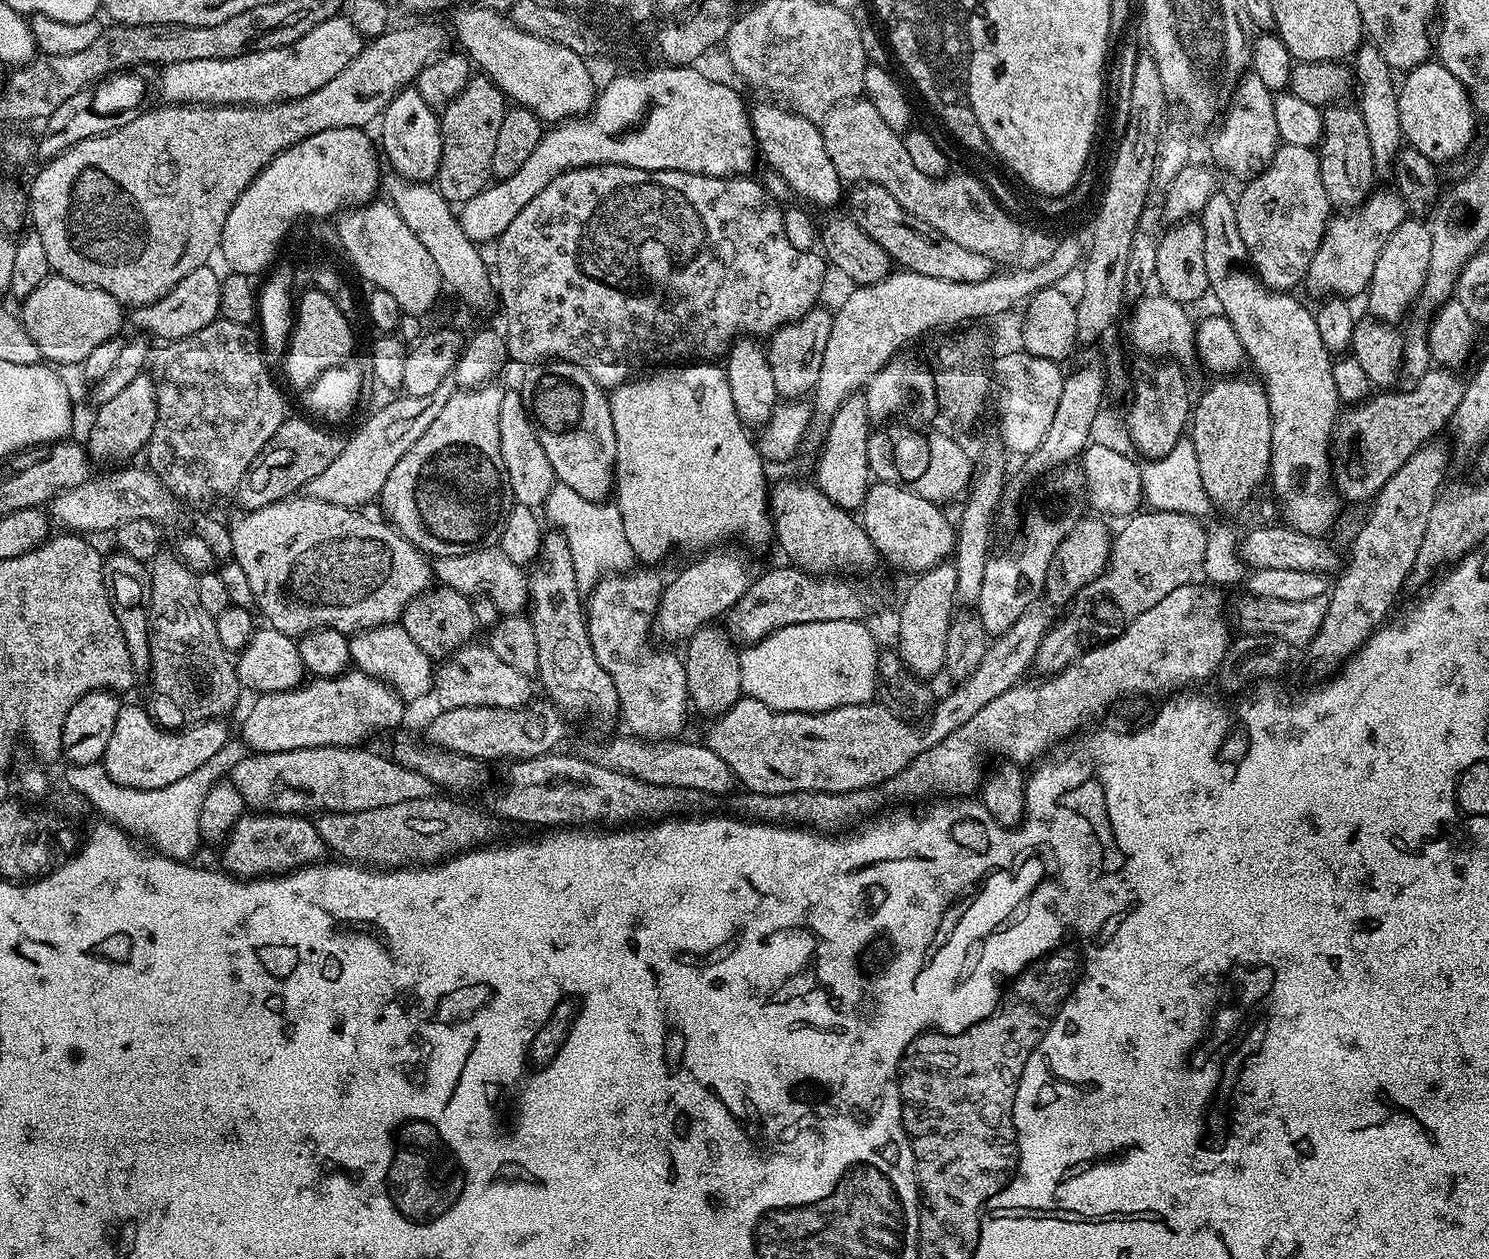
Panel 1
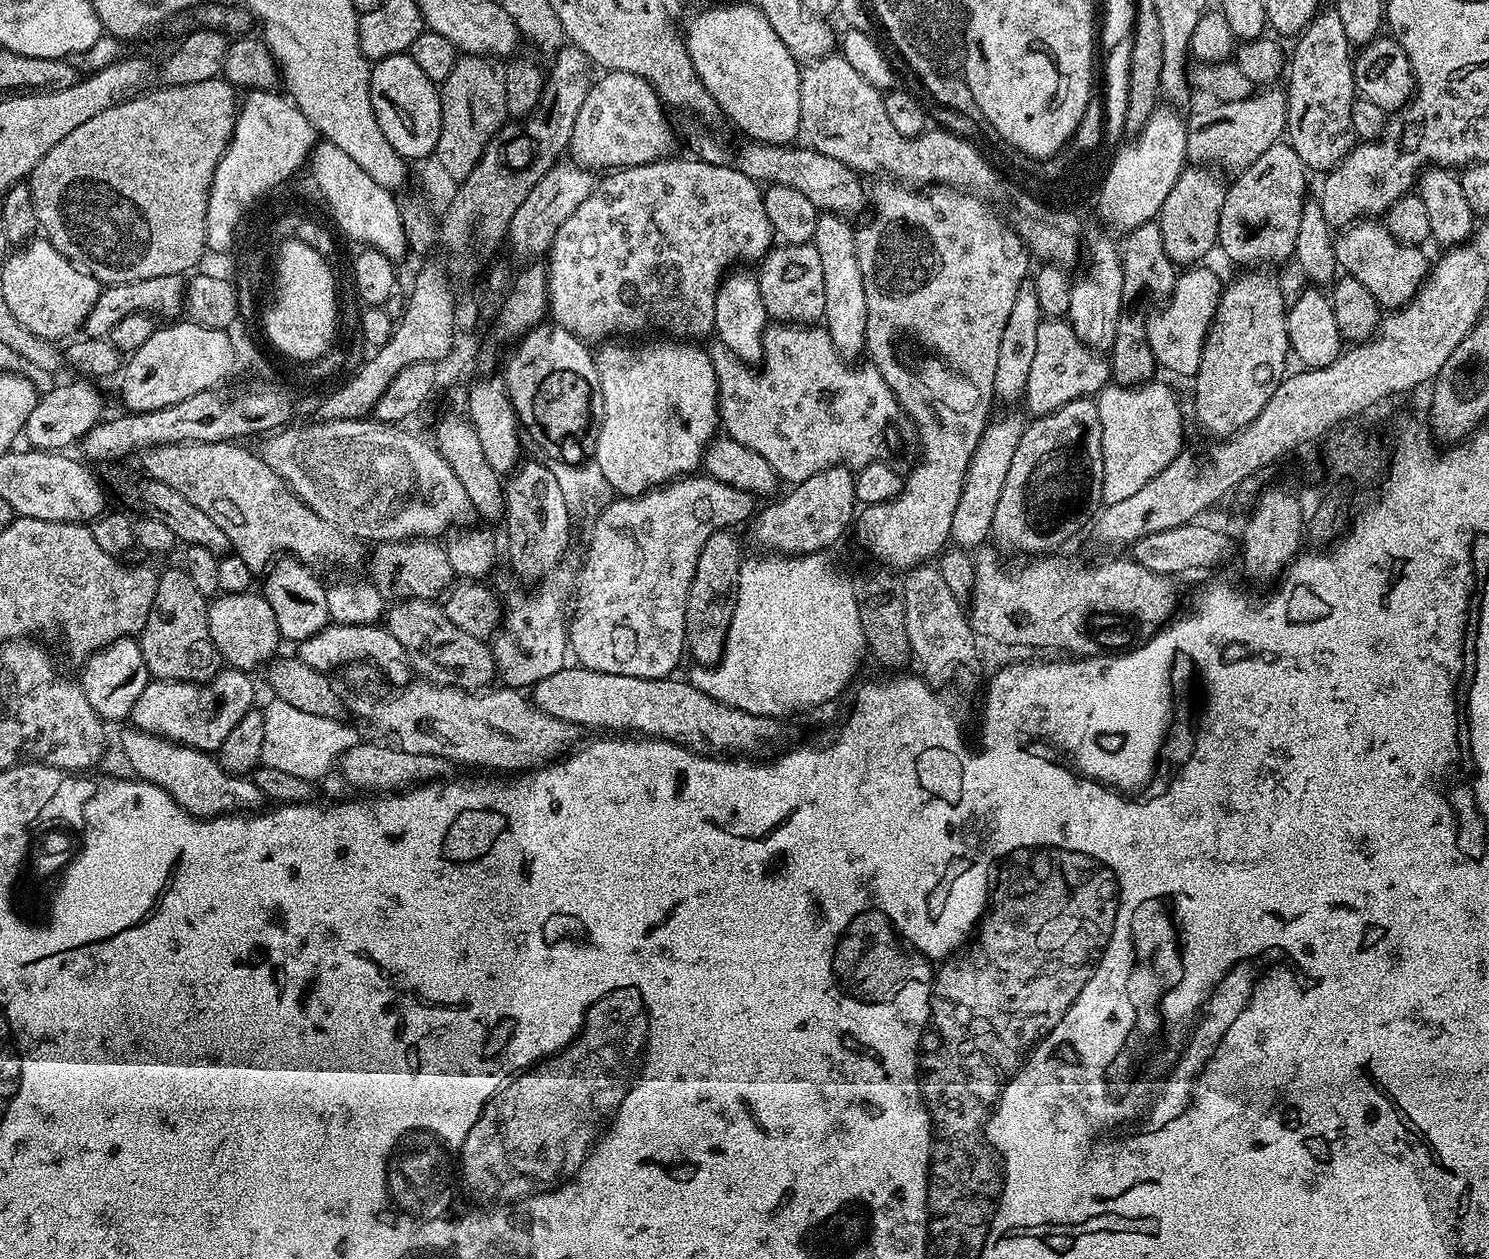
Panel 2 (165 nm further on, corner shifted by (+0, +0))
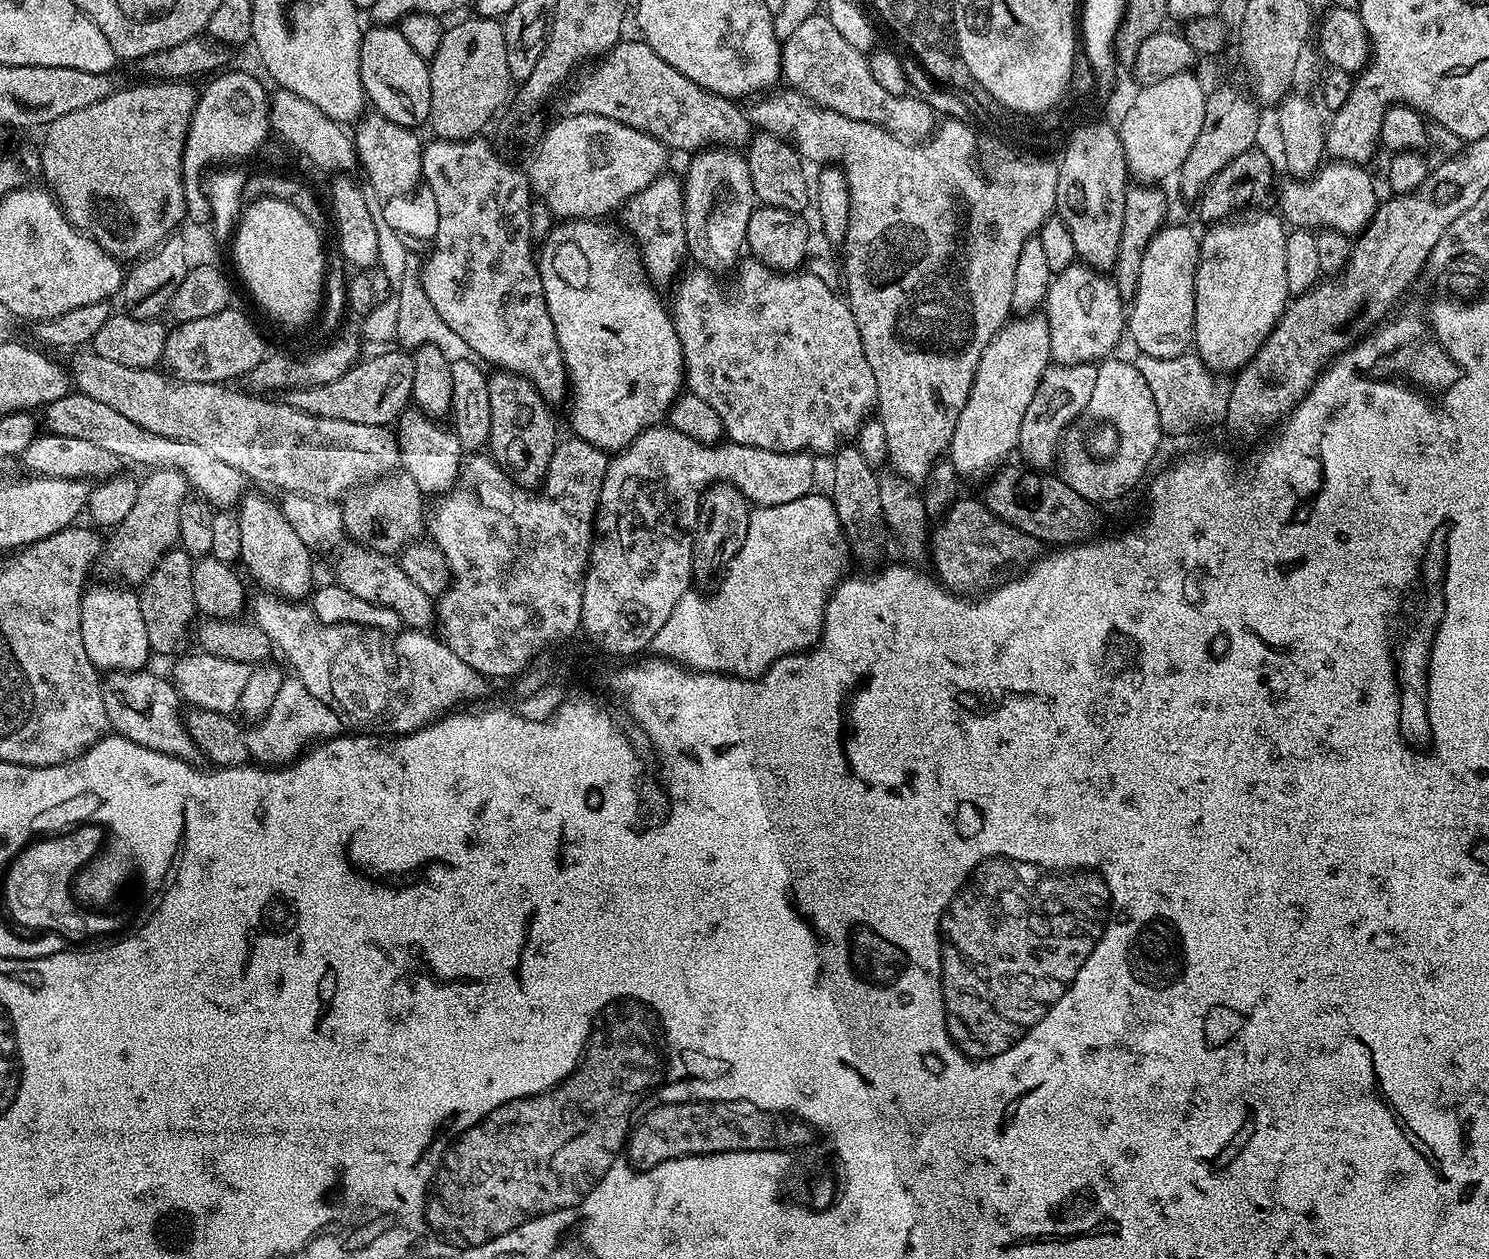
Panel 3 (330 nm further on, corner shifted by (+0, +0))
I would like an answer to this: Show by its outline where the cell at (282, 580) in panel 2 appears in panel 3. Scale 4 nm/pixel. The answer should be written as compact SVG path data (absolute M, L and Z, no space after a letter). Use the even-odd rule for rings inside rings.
M248 494L240 501L235 515L238 518L238 530L242 530L242 554L239 563L248 567L249 574L264 587L261 589L265 593L293 602L303 601L314 588L314 583L312 584L312 556L314 557L314 552L313 549L307 548L302 542L302 538L298 538L298 530L294 530L294 526L290 526L290 522L286 522L279 503L275 499L272 501L267 500L264 496Z

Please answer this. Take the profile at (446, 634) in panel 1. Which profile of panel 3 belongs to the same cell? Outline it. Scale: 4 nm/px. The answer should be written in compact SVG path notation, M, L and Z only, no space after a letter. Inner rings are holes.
M397 470L387 476L379 476L343 501L340 513L345 533L372 552L395 557L425 535L426 504L422 501L420 490L408 472Z

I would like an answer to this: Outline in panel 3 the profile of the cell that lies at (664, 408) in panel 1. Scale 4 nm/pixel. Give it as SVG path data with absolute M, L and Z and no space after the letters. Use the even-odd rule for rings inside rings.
M589 218L587 220L565 220L553 227L550 235L542 241L541 250L538 252L538 263L540 265L540 277L542 278L542 290L546 294L546 306L550 310L550 322L554 322L554 330L558 334L558 346L564 355L564 365L568 371L570 381L570 400L572 396L572 428L579 439L598 446L609 454L615 454L622 448L627 448L638 434L642 434L646 428L657 427L672 411L676 397L681 395L686 384L686 373L684 370L684 351L682 342L678 338L676 324L672 321L666 304L660 301L660 296L655 287L650 283L646 269L642 263L637 245L633 239L624 234L620 228L612 224L604 224L603 219Z

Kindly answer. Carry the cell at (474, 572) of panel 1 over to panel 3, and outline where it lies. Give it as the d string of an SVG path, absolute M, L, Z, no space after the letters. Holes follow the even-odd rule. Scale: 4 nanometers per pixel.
M84 350L73 356L76 357L70 363L70 376L75 387L85 396L111 406L113 410L118 410L118 414L130 418L130 422L138 422L138 426L154 434L162 434L171 440L194 442L194 446L202 446L204 452L226 462L226 466L234 466L249 481L256 483L257 480L260 484L281 488L284 494L340 502L371 480L397 471L401 463L397 433L388 426L366 426L358 422L342 422L338 418L311 416L286 402L271 404L268 400L235 392L232 386L206 382L187 384L185 380L169 378L163 371L160 373L151 367L122 366L121 363L100 357L93 350Z

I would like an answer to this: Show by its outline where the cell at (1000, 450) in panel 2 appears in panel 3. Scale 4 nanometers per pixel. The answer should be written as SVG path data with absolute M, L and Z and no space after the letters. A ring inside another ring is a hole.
M1020 314L1009 319L998 334L986 346L982 358L978 362L978 370L974 374L974 382L970 394L966 398L966 406L962 406L962 414L958 414L958 422L954 426L952 441L946 456L953 464L957 477L968 480L980 480L991 477L997 468L1009 459L1011 452L1017 451L1022 430L1022 417L1042 382L1042 374L1048 367L1050 354L1050 330L1048 320L1043 314Z

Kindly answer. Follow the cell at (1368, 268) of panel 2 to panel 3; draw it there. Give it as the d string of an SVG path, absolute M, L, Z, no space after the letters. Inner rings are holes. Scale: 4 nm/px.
M1332 160L1309 176L1307 180L1285 179L1280 188L1281 217L1292 228L1319 230L1333 228L1350 238L1364 231L1377 210L1376 184L1368 173L1367 167L1359 164L1347 164L1344 160Z

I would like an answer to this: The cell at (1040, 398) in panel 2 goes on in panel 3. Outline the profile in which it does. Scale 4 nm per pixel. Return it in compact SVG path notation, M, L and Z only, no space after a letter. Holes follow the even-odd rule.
M1083 262L1071 264L1066 270L1062 270L1053 275L1052 281L1048 283L1048 293L1042 305L1042 314L1048 320L1048 329L1050 330L1050 354L1052 355L1052 360L1058 364L1090 364L1111 357L1113 353L1117 351L1115 348L1116 343L1120 340L1120 335L1123 337L1126 332L1126 304L1125 301L1120 299L1115 279L1103 271L1089 268L1088 265Z

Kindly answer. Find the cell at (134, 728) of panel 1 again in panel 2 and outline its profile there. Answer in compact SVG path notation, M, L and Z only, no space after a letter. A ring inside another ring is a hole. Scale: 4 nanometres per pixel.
M224 666L214 679L204 684L149 679L142 694L138 694L138 702L134 702L132 707L131 727L149 732L151 736L160 736L163 740L215 753L222 742L226 742L230 730L242 722L247 712L253 711L256 688L251 678L247 671Z

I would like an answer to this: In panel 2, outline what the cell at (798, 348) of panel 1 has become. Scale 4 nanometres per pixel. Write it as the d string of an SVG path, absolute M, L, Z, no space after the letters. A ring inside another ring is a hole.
M815 244L773 246L759 261L758 268L762 302L773 321L815 325L823 317L826 286L822 279L822 258Z

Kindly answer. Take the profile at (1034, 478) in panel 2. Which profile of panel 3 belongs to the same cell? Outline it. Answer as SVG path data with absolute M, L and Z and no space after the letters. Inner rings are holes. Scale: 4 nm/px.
M1053 363L1042 374L1042 382L1034 394L1030 407L1022 417L1020 431L1019 455L1024 455L1023 463L1036 470L1048 470L1057 463L1058 449L1062 444L1064 431L1088 411L1090 397L1097 381L1098 368L1090 364L1058 364Z

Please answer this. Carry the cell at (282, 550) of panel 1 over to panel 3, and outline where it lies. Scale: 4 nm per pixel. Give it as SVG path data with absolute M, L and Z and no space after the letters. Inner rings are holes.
M76 390L71 394L58 398L54 402L44 405L42 409L42 424L48 432L53 432L66 438L83 438L85 442L94 442L94 446L103 446L118 454L121 462L128 460L132 464L145 464L145 469L176 468L187 478L189 485L196 488L201 497L207 500L216 510L232 510L239 505L246 495L244 487L250 484L247 476L241 474L234 466L226 466L226 462L217 456L204 452L202 446L194 446L194 442L185 440L171 440L162 434L154 434L138 422L130 422L130 418L118 414L111 406L97 402L95 398L85 396Z

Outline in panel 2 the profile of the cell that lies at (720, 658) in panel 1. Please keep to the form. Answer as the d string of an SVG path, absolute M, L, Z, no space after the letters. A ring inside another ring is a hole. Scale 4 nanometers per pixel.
M721 530L706 538L706 546L702 546L702 554L698 554L698 562L694 570L694 578L690 582L690 590L686 598L686 630L684 643L689 657L693 656L700 666L717 664L722 658L728 627L736 605L736 584L740 581L740 544L732 537L733 533Z

